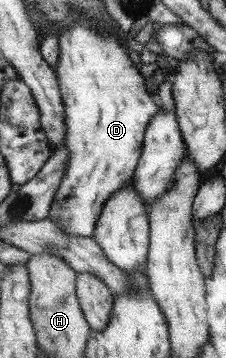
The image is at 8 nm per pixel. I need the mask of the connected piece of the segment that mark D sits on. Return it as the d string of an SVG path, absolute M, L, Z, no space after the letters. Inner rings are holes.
M77 20L69 25L67 31L59 35L58 47L58 63L54 73L64 104L64 140L69 153L60 183L54 190L48 219L67 235L93 238L105 201L132 182L145 129L158 111L159 103L143 85L143 77L131 65L122 44L114 36L94 30L88 20Z

